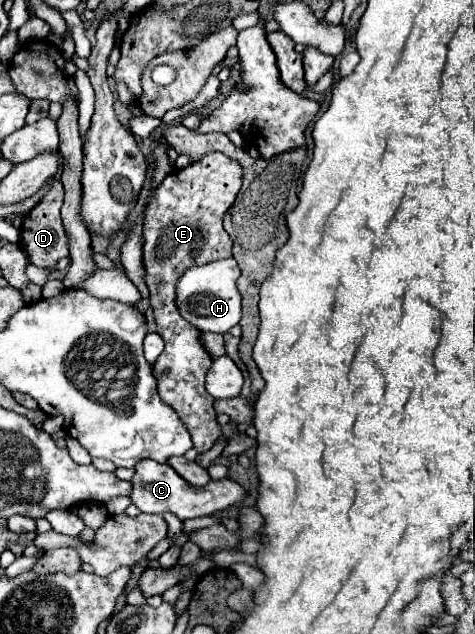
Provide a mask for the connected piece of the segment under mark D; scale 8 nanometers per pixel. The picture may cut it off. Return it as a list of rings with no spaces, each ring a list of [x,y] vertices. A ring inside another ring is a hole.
[[[59,180],[53,182],[53,188],[49,190],[49,194],[45,196],[45,200],[41,204],[37,204],[25,218],[23,228],[21,228],[21,238],[23,238],[23,250],[29,256],[29,262],[39,266],[39,268],[53,268],[57,264],[57,260],[69,256],[69,240],[63,228],[63,220],[61,220],[61,204],[63,204],[63,186]]]

